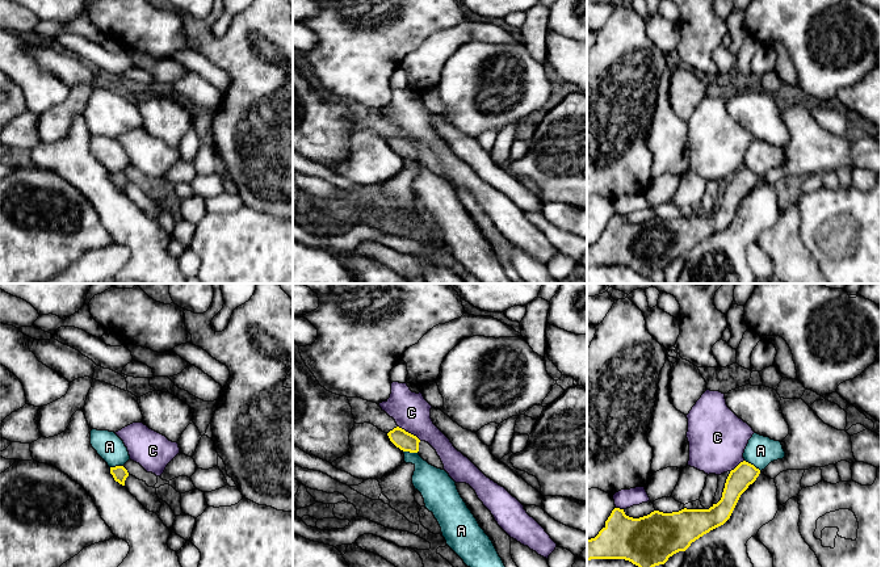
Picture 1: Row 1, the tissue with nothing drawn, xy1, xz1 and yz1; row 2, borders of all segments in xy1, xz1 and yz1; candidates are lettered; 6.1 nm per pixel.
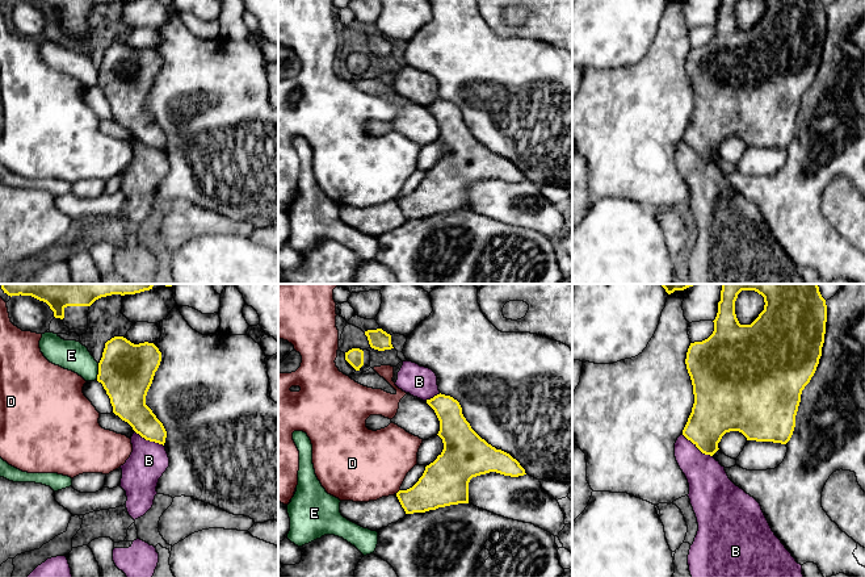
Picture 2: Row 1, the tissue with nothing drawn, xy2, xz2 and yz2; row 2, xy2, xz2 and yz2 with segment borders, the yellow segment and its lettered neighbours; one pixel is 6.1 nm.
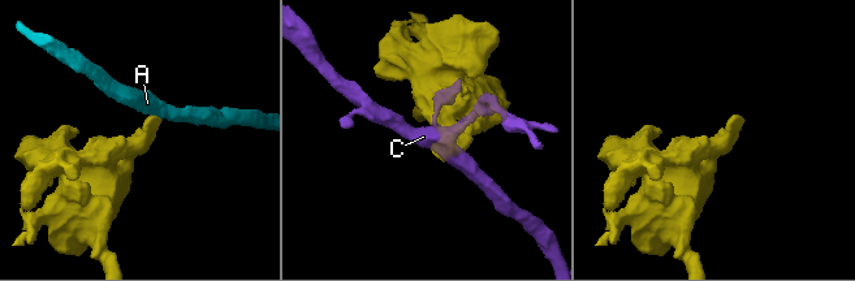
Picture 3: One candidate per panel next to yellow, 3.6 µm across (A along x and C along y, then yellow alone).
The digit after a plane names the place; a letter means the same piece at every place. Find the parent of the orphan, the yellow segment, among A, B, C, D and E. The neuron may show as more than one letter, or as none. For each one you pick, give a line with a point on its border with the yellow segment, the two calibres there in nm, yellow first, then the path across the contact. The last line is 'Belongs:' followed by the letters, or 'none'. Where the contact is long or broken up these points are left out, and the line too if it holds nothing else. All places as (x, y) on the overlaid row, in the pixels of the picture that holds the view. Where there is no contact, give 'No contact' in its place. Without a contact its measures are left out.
B: Touches yellow at yz2 (697, 447). Thickness 280 nm (yellow) against 260 nm
Belongs: B

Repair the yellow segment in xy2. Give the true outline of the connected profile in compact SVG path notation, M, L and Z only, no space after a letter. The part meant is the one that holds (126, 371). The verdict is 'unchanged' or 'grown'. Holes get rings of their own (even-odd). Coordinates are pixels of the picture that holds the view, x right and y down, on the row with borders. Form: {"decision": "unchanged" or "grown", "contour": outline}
{"decision": "grown", "contour": "M114 336L105 343L98 363L97 381L109 396L113 413L134 430L133 452L119 467L119 486L126 492L126 509L134 520L152 507L159 478L169 467L164 447L167 431L146 405L160 361L161 352L154 343L134 344Z"}

